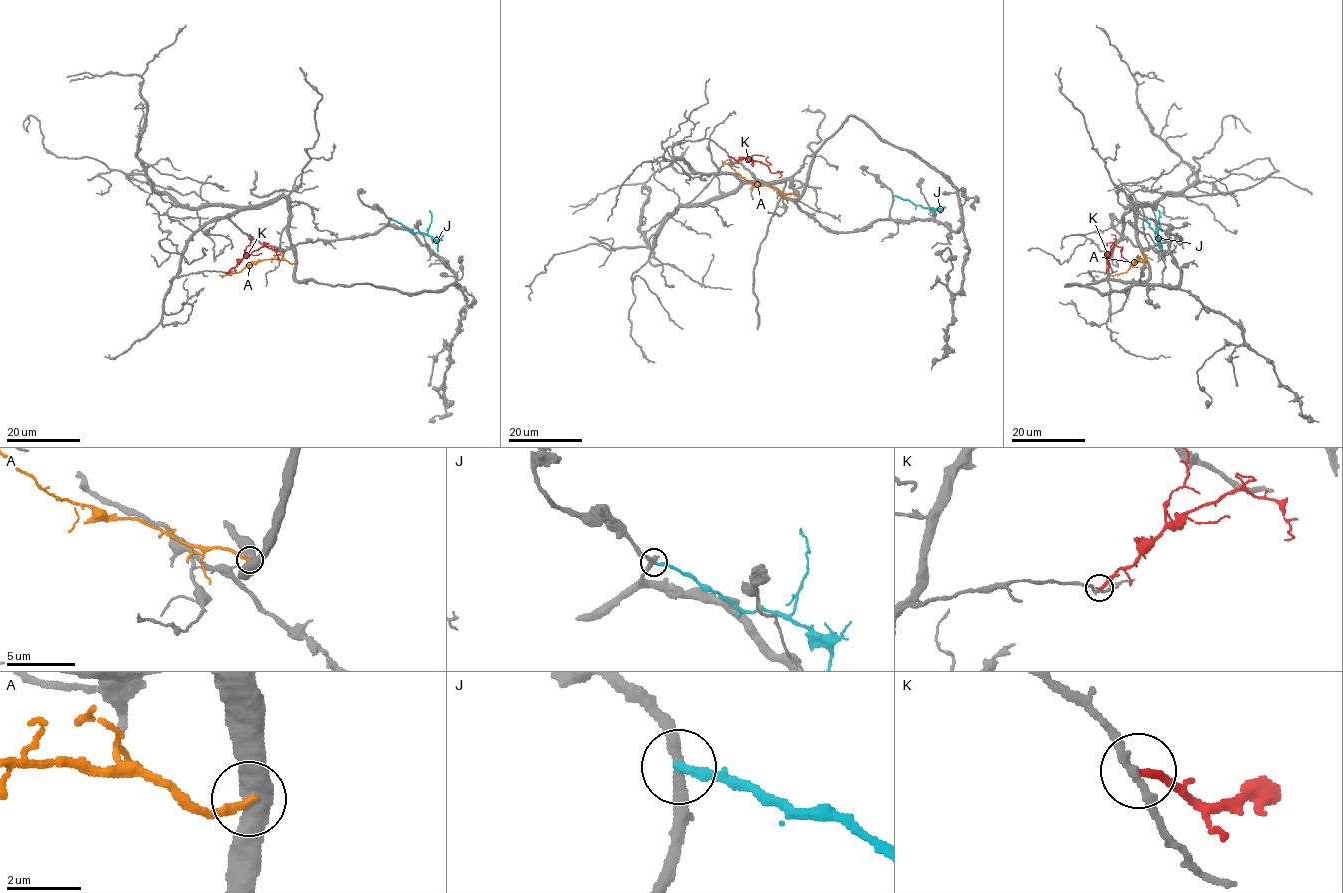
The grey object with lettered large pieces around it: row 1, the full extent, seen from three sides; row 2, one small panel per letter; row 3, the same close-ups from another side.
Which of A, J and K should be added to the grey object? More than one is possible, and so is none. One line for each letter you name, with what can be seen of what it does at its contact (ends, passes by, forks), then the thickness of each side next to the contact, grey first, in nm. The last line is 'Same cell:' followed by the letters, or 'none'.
Same cell: none

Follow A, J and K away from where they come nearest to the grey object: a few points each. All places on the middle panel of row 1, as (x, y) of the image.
A: (798, 196), (747, 181), (721, 161)
J: (892, 195), (932, 208)
K: (729, 156), (735, 160), (751, 158), (761, 161), (771, 172), (780, 172), (780, 178)

